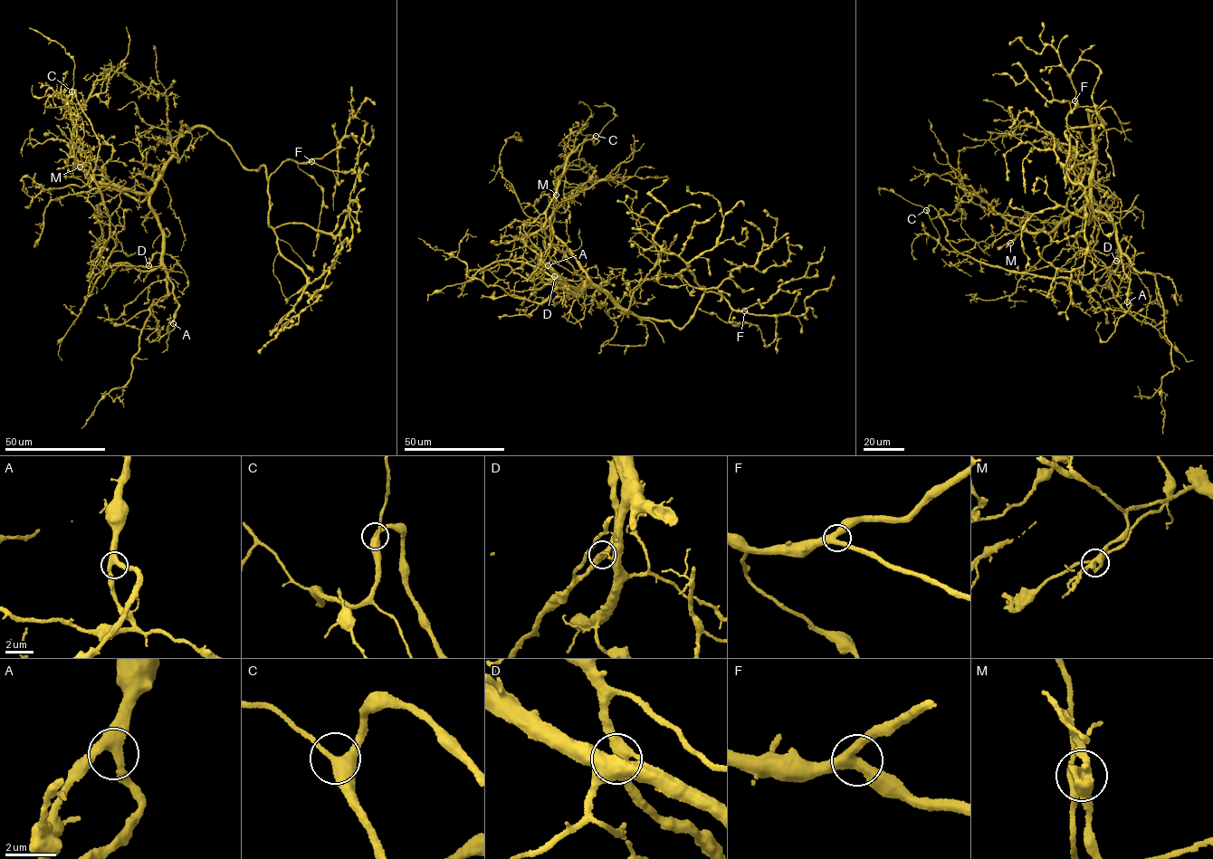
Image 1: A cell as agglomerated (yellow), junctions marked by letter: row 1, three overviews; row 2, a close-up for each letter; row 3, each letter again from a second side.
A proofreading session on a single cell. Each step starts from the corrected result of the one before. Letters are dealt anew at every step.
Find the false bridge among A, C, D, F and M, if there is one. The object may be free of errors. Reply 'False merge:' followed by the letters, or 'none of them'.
False merge: M

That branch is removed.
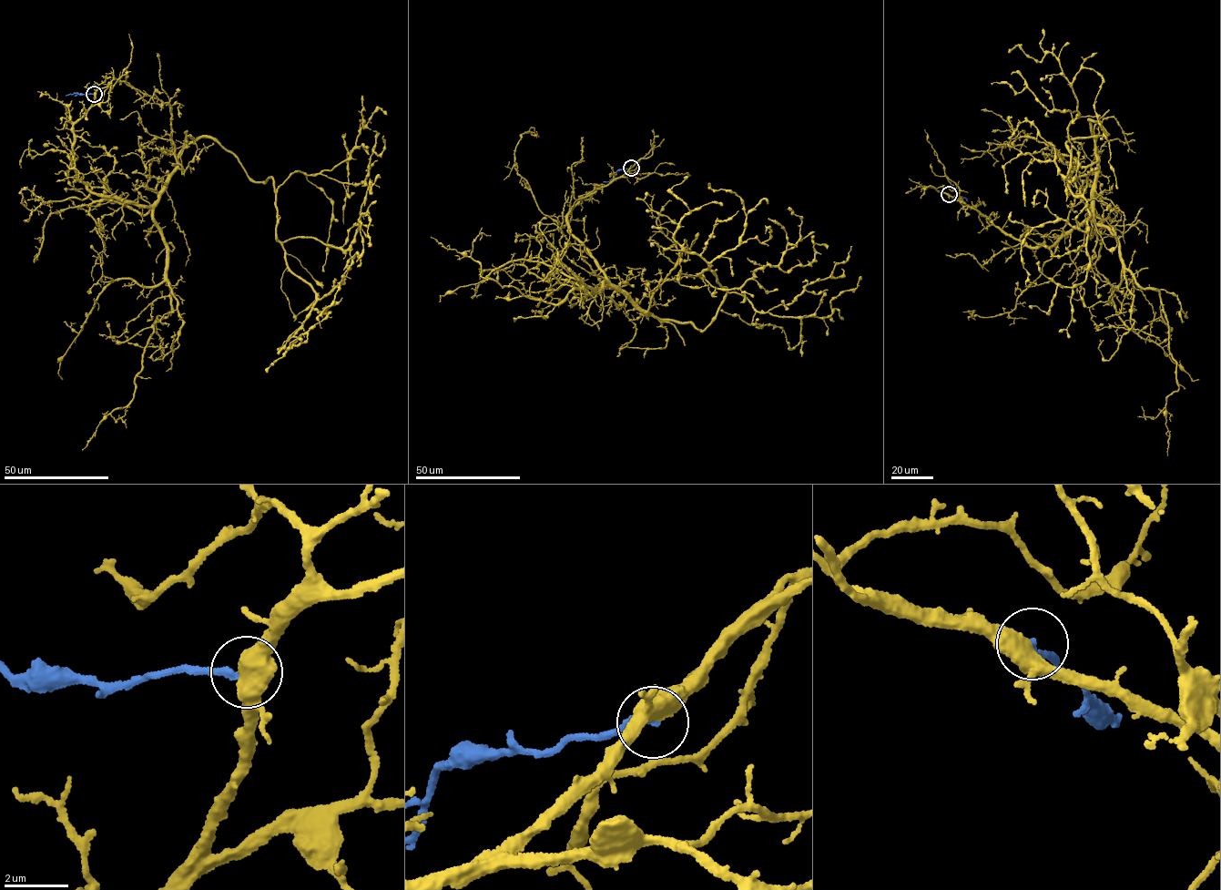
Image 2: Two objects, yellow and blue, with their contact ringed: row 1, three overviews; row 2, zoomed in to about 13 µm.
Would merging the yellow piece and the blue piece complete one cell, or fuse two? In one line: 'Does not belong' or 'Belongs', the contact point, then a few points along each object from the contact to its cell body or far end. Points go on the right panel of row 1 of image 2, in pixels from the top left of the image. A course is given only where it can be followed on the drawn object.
Does not belong. Place: (949, 194). Course of yellow: (949, 194), (1053, 246), (1091, 211), (1099, 122), (1107, 135), (1065, 142), (1087, 230), (1033, 227), (1029, 286). Course of blue: (949, 194), (954, 199), (964, 198), (967, 200)

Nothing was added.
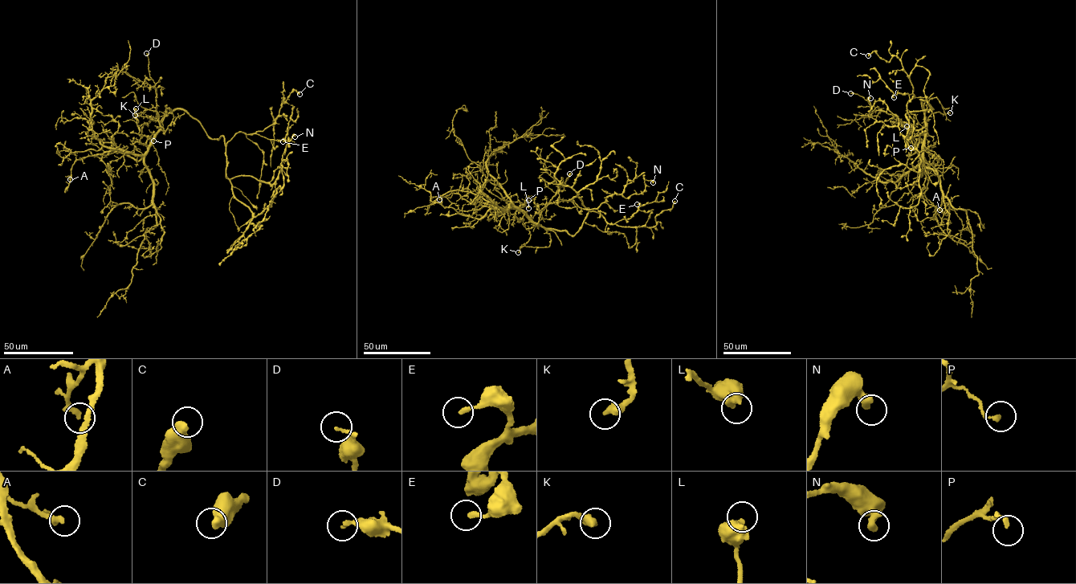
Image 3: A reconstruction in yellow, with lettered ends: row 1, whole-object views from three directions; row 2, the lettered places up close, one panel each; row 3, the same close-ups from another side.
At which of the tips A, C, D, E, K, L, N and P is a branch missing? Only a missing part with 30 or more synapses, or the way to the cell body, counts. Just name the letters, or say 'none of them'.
A, K

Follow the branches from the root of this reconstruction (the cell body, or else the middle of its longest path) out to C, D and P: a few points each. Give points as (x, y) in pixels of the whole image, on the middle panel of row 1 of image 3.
C: (558, 231), (575, 235), (588, 207), (610, 223), (650, 228), (656, 225), (656, 216), (671, 209), (674, 201)
D: (558, 231), (538, 223), (540, 211), (556, 195), (557, 189), (565, 181), (569, 173)
P: (558, 231), (543, 227), (522, 210), (519, 206), (525, 200), (528, 200)

